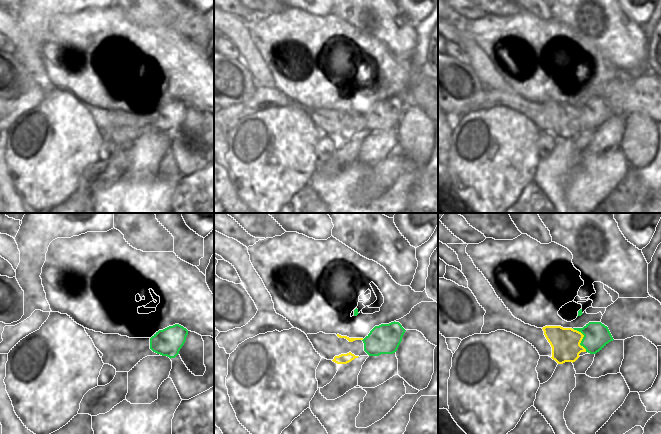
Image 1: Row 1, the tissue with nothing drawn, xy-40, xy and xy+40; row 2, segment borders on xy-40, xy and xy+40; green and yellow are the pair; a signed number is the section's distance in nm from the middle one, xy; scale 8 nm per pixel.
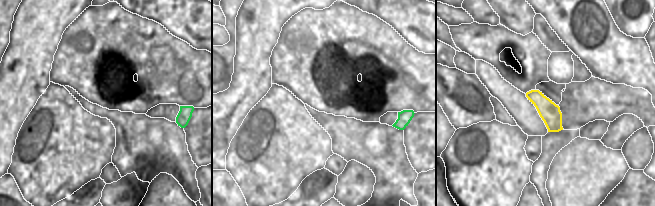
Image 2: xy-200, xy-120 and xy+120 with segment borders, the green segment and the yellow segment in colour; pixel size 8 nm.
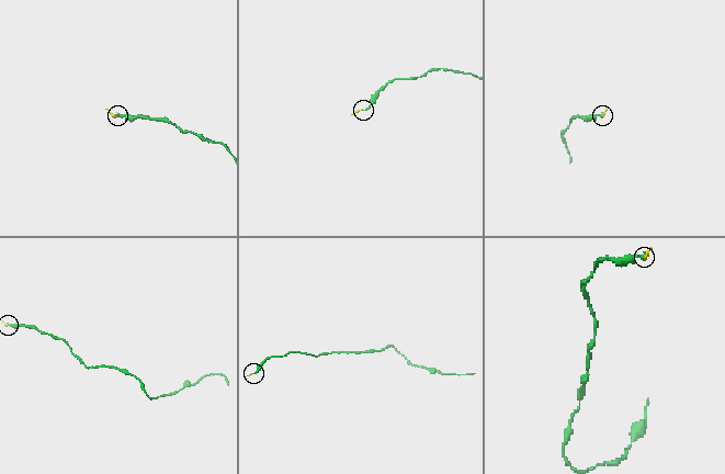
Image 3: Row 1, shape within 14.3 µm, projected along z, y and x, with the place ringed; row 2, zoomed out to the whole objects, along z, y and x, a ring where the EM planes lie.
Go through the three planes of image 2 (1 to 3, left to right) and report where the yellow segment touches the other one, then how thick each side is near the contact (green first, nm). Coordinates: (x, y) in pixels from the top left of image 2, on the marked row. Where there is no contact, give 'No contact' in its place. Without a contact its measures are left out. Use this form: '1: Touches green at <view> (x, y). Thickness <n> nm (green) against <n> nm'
1: No contact
2: No contact
3: No contact.

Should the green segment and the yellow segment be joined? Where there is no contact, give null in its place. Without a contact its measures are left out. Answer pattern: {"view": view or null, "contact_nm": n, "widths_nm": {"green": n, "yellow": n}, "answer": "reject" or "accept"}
{"view": "xy+40", "contact_nm": 220, "widths_nm": {"green": 200, "yellow": 240}, "answer": "reject"}

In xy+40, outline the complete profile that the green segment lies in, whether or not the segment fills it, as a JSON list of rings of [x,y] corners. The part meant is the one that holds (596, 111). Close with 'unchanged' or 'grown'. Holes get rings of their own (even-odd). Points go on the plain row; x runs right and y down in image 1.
[[[589,98],[583,104],[573,105],[584,111],[580,121],[590,130],[596,130],[614,116],[608,103],[601,98]]] | unchanged

